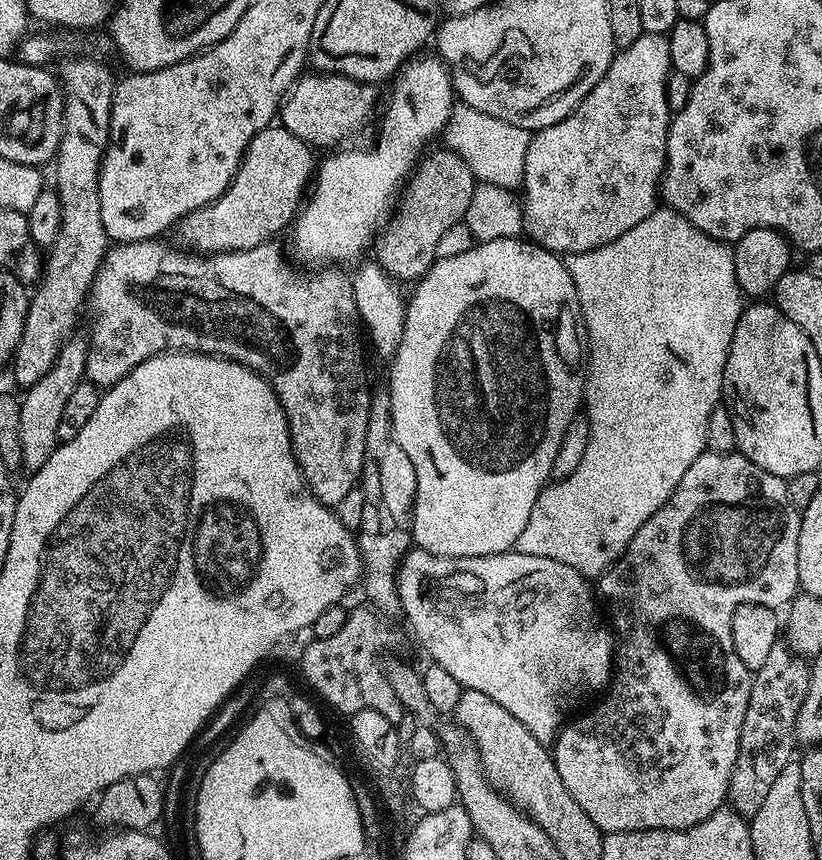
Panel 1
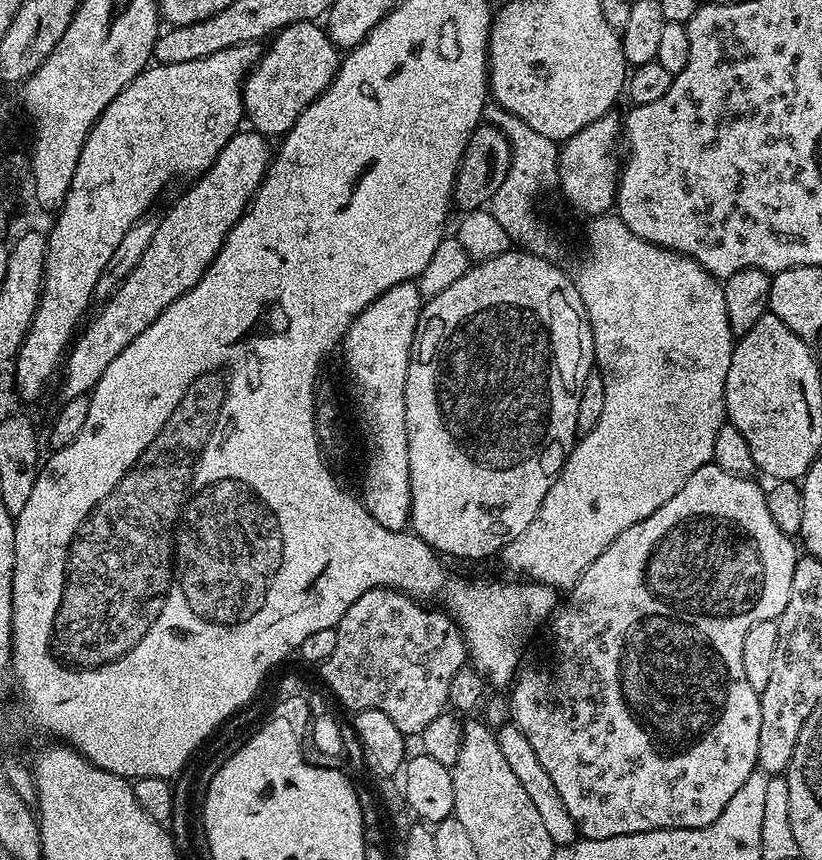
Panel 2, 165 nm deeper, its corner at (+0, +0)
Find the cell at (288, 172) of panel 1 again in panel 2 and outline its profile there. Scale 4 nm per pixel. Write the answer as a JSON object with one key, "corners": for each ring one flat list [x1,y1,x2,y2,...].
{"corners":[[255,130,236,132,222,146,216,161,189,192,180,196,180,201,160,216,158,230,142,254,142,262,120,287,103,301,100,313,79,333,71,345,63,365,64,381,60,384,61,401,79,396,88,396,96,383,106,374,106,366,165,312,179,296,186,294,204,276,220,247,226,242,228,232,244,216,253,196,260,191,260,183,268,173,268,166,274,159,269,141]]}

